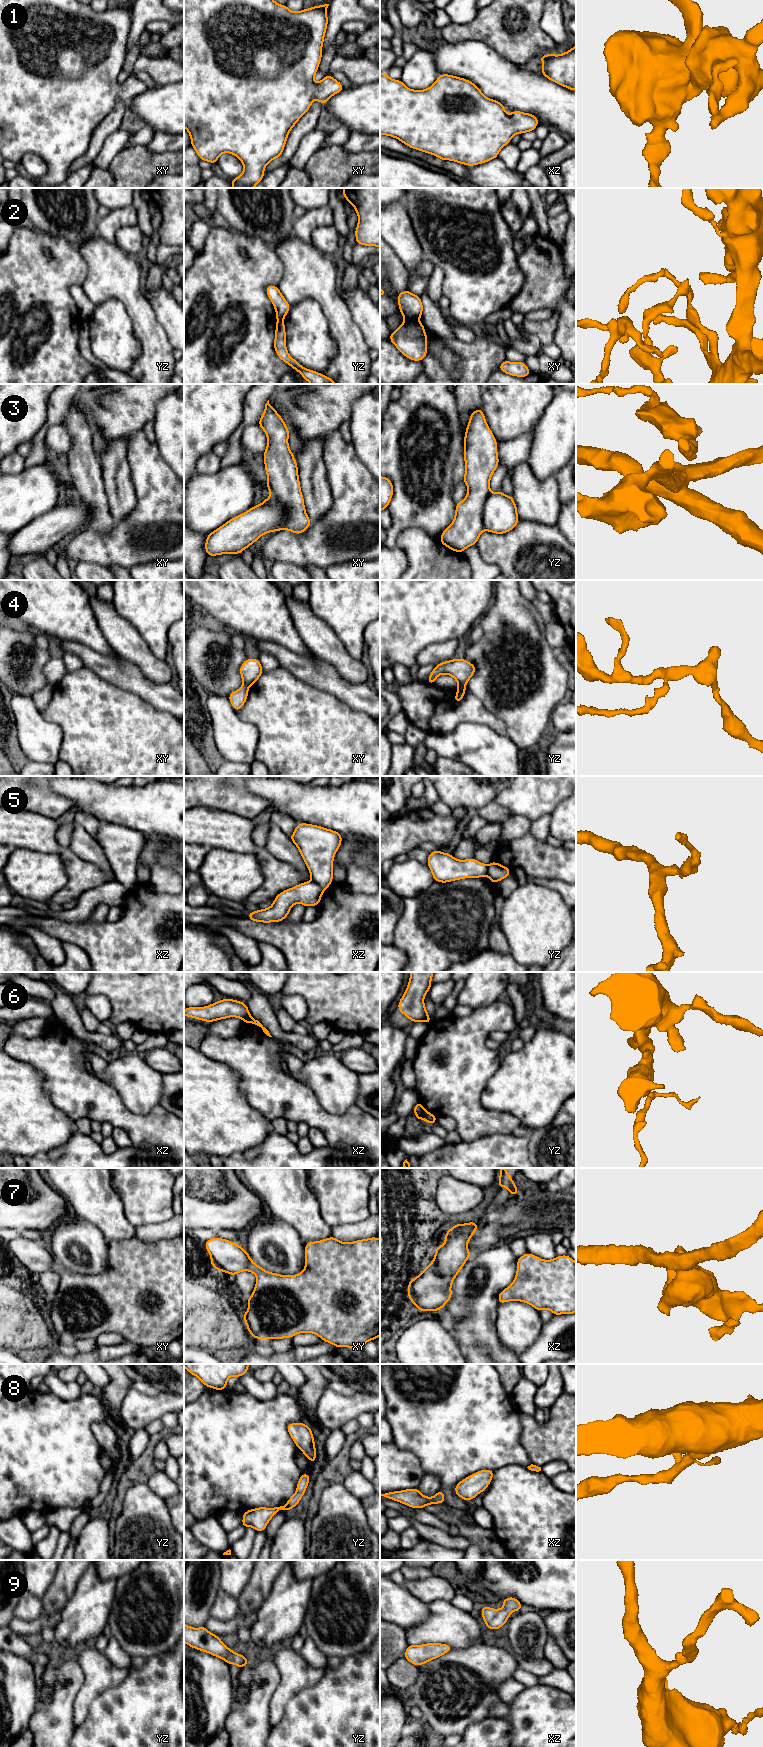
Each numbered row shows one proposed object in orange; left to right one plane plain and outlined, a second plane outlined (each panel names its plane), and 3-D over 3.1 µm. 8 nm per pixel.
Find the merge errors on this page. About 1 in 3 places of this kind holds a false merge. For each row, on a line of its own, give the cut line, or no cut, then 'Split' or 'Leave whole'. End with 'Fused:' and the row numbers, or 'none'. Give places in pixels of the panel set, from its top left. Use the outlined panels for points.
1: No split. Leave whole
2: Split along yz (277, 318), (282, 319). Split
3: Split along yz (490, 492), (484, 503), (482, 515), (483, 529). Split
4: Split along yz (458, 684), (464, 686). Split
5: Split along xz (312, 879), (324, 889). Split
6: Split along yz (426, 1111), (422, 1118). Split
7: No split. Leave whole
8: No split. Leave whole
9: No split. Leave whole
Fused: 2, 3, 4, 5, 6

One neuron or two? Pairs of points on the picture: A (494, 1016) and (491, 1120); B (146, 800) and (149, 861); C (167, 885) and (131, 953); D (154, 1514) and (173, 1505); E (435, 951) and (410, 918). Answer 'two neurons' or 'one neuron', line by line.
A: one neuron
B: two neurons
C: two neurons
D: two neurons
E: one neuron

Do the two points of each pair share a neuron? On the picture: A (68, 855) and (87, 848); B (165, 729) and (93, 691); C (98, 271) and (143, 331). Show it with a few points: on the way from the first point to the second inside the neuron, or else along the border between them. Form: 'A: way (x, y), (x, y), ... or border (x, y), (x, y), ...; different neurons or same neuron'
A: border (68, 847), (81, 858), (95, 864); different neurons
B: way (147, 729), (131, 729), (111, 709); same neuron
C: way (114, 284), (139, 309), (142, 315); same neuron

